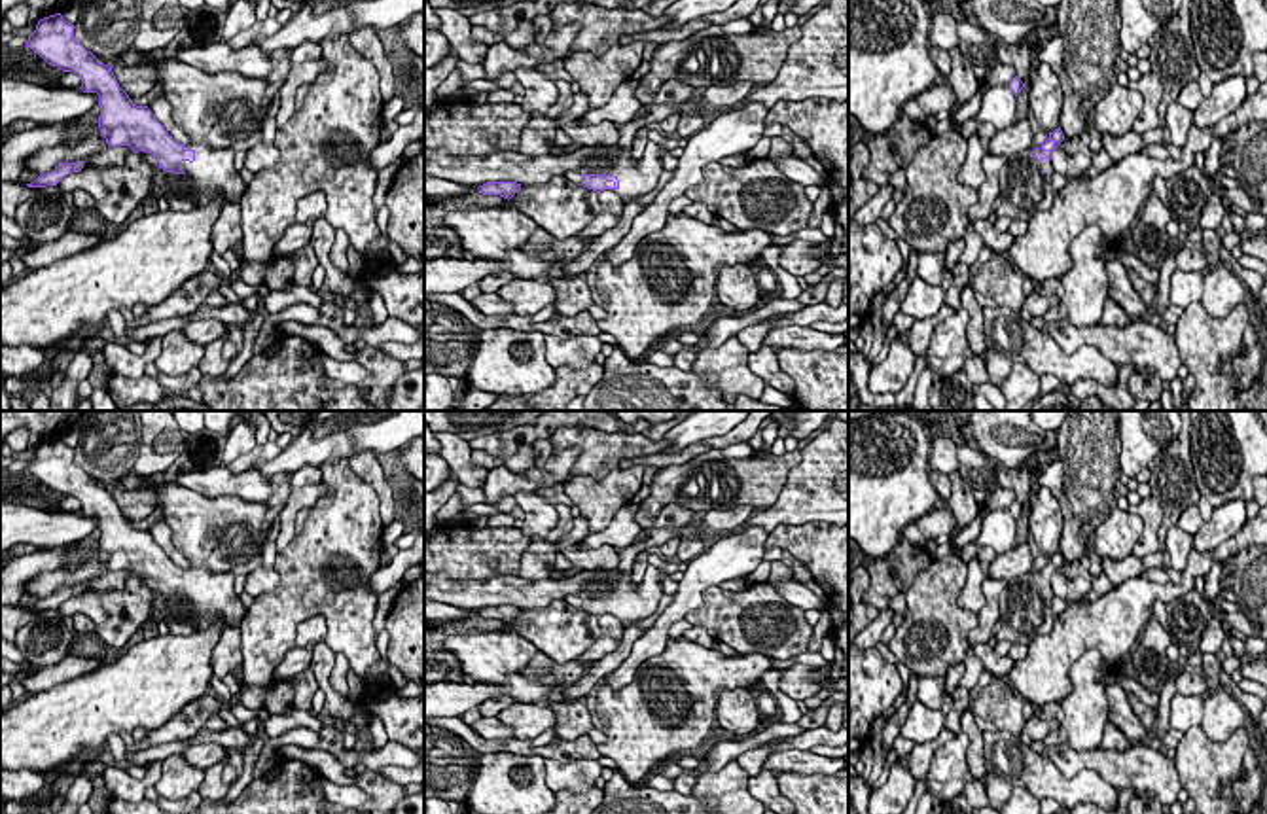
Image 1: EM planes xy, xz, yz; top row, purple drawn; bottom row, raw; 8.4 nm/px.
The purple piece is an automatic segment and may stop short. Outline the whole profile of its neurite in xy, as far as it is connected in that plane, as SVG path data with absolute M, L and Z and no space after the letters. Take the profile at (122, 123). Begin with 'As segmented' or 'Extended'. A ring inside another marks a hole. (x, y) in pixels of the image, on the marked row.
Extended. M61 13L38 21L27 47L47 64L74 72L83 93L98 95L98 129L106 144L129 146L153 168L155 193L170 210L187 212L222 197L223 204L241 201L248 184L233 167L235 150L203 144L178 144L148 106L136 106L119 87L112 66L100 62L74 40L74 25Z

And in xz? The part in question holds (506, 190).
As segmented. M487 182L487 184L479 186L477 189L483 195L500 195L509 201L515 193L519 193L521 184L517 184L517 182Z

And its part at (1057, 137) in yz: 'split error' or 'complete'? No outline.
split error

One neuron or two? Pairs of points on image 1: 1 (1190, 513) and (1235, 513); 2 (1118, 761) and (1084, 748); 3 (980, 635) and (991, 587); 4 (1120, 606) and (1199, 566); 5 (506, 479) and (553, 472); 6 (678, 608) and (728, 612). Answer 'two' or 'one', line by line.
1: two
2: one
3: one
4: one
5: one
6: two

